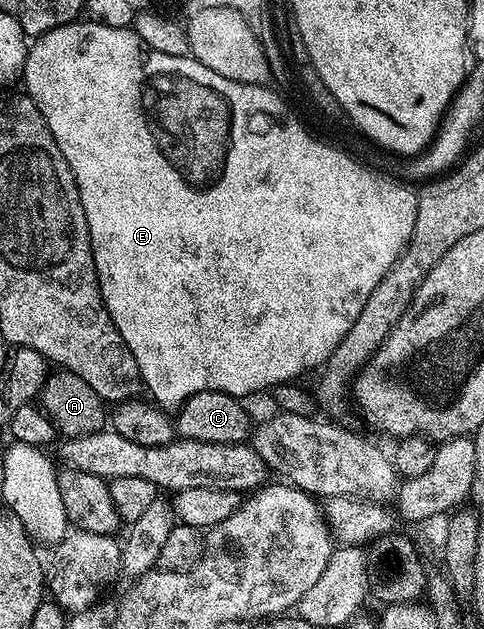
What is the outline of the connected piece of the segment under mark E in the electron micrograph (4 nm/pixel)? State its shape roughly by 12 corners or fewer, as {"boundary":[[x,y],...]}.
{"boundary":[[67,22],[23,89],[151,401],[323,367],[417,191]]}

